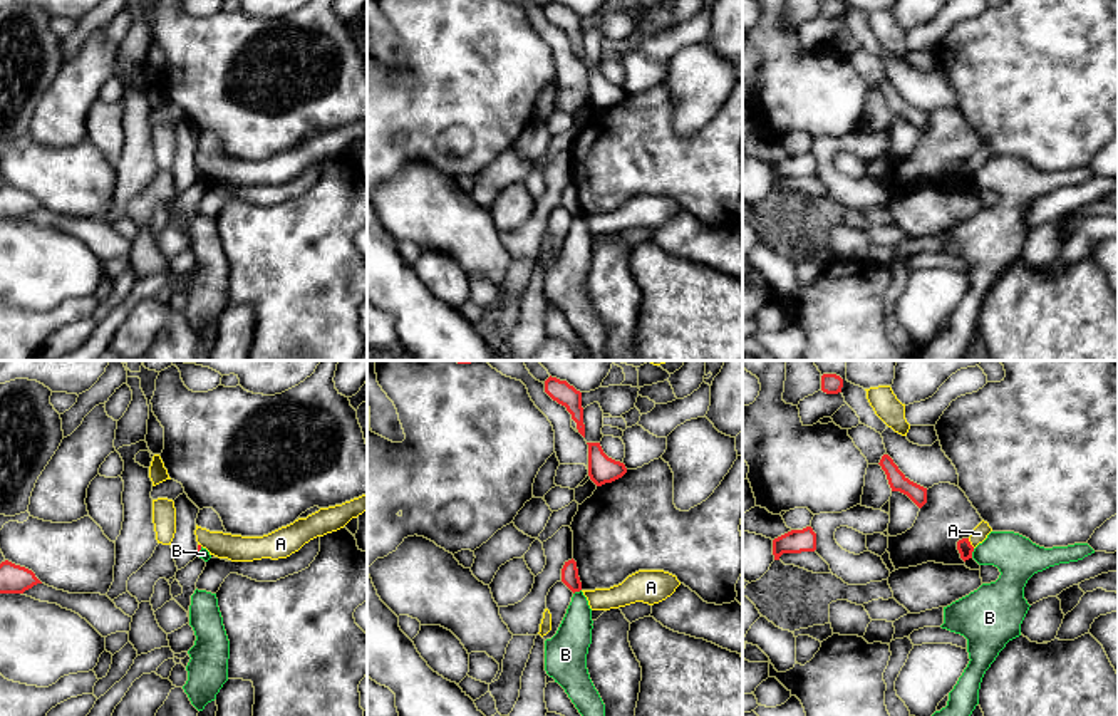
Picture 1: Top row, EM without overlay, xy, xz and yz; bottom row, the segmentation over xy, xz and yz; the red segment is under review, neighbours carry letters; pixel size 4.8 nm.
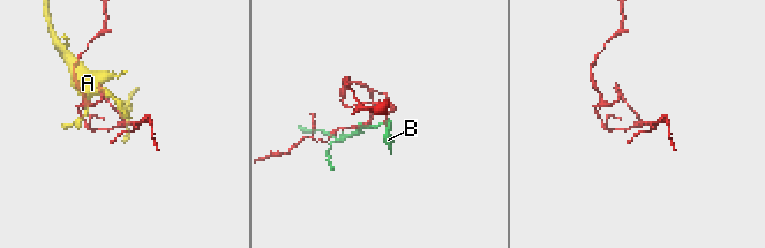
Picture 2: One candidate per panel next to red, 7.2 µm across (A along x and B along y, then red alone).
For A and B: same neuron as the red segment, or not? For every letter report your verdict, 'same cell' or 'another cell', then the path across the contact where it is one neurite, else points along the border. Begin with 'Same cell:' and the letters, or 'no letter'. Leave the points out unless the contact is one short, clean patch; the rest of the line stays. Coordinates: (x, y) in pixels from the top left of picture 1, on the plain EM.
Same cell: no letter
A: another cell
B: another cell; border yz (974, 173), (971, 181)

